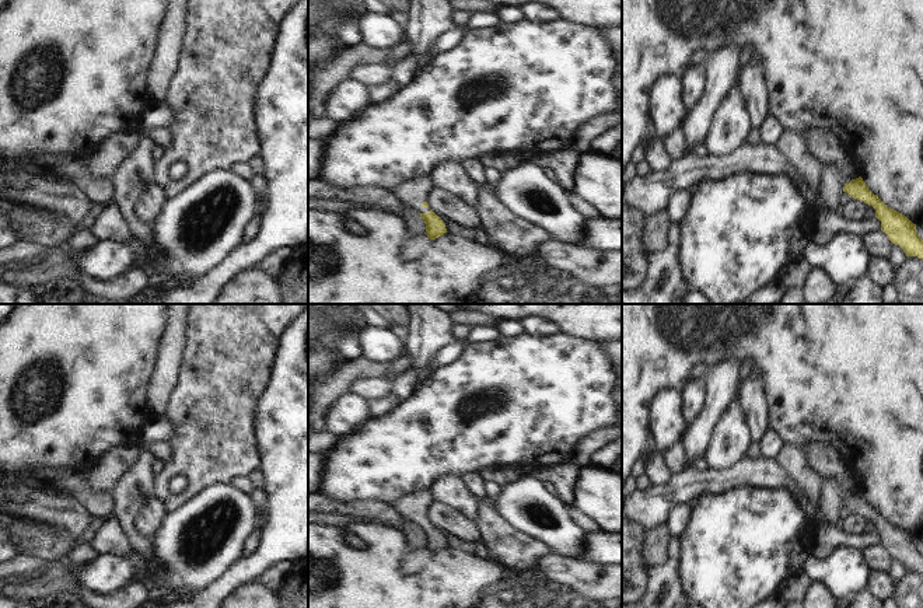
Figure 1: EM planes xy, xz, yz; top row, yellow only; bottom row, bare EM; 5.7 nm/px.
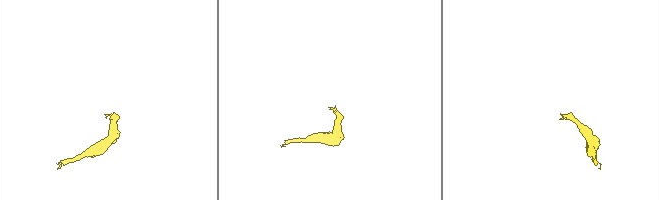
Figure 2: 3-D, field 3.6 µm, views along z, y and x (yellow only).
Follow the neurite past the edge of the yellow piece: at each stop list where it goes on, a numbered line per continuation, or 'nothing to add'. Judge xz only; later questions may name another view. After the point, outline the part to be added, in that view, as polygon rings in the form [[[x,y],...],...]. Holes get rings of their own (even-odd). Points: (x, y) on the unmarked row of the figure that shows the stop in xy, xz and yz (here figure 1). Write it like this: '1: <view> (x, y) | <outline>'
1: xz (413, 506) | [[[420,490],[405,497],[401,497],[391,504],[408,520],[413,521],[417,527],[429,527],[429,521],[423,521],[426,509],[433,502],[429,490]]]

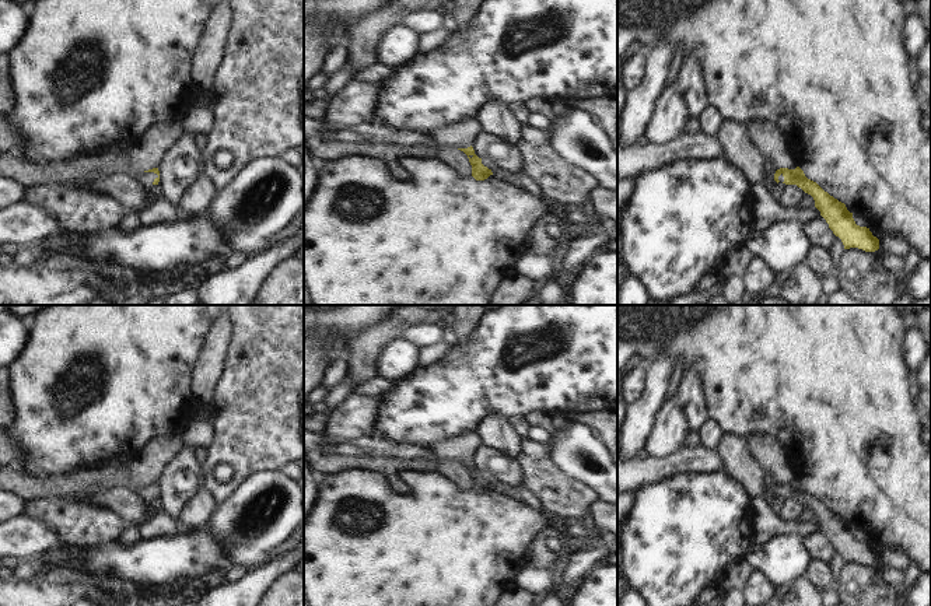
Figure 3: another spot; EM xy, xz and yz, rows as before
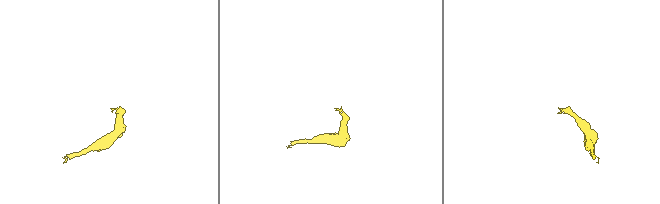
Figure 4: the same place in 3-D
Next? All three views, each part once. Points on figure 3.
1: xy (144, 491) | [[[141,486],[134,491],[148,504],[148,501],[153,498],[154,493],[158,491],[158,488],[154,486]]]

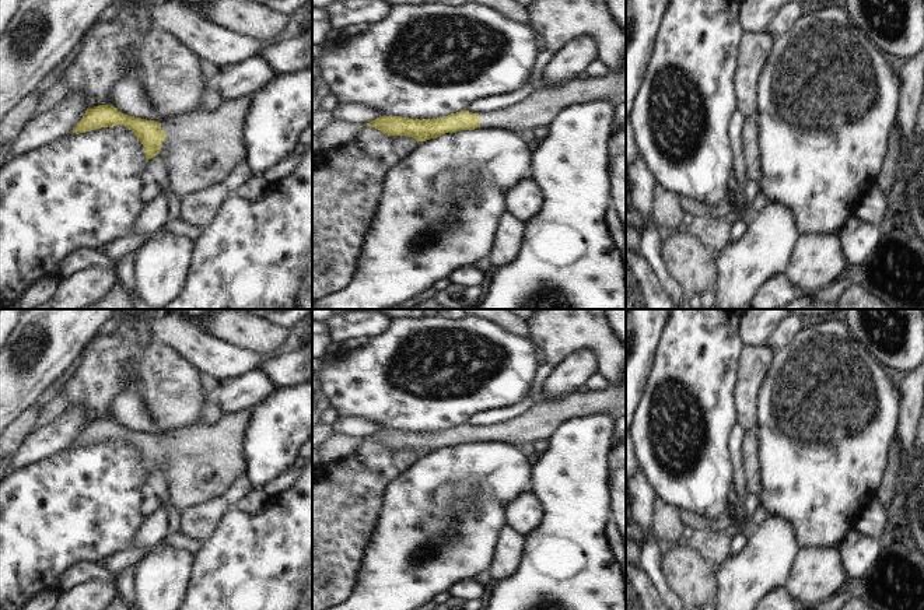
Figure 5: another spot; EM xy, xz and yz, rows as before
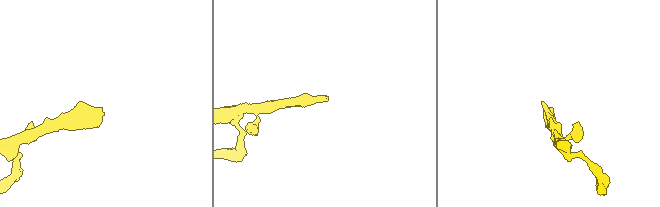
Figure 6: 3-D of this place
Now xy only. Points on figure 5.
1: xy (200, 460) | [[[246,410],[231,411],[223,414],[210,425],[193,424],[172,428],[161,437],[161,444],[167,446],[167,455],[161,458],[161,464],[168,477],[169,501],[179,513],[210,498],[223,495],[227,485],[238,474],[246,471],[245,431],[248,421],[249,413]]]

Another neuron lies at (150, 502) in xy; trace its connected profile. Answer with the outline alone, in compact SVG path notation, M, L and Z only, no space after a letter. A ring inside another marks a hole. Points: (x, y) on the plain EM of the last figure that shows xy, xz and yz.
M147 492L144 499L140 504L140 513L143 518L147 518L161 505L161 499L154 492Z

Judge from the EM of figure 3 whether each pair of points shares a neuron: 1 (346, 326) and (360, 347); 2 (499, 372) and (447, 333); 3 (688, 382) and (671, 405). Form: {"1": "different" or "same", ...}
{"1": "different", "2": "different", "3": "different"}

